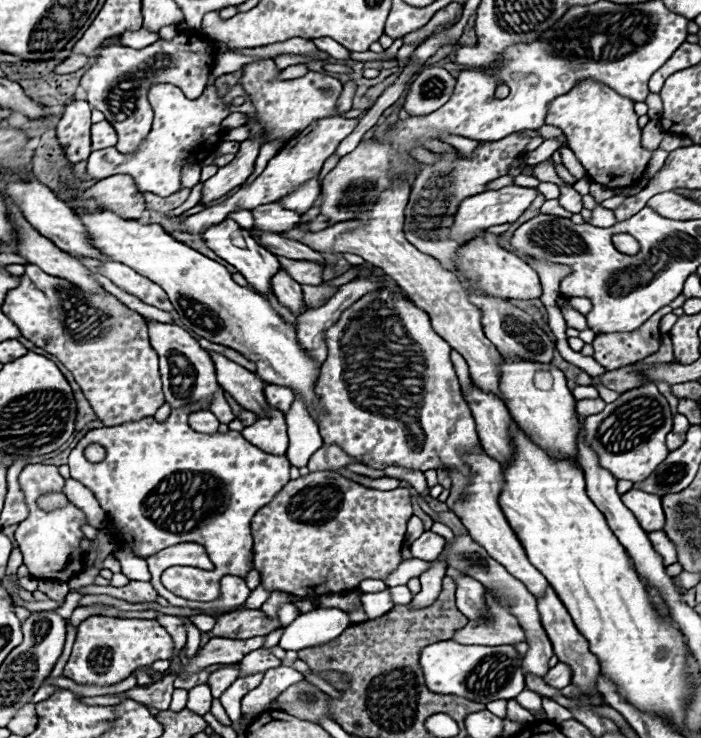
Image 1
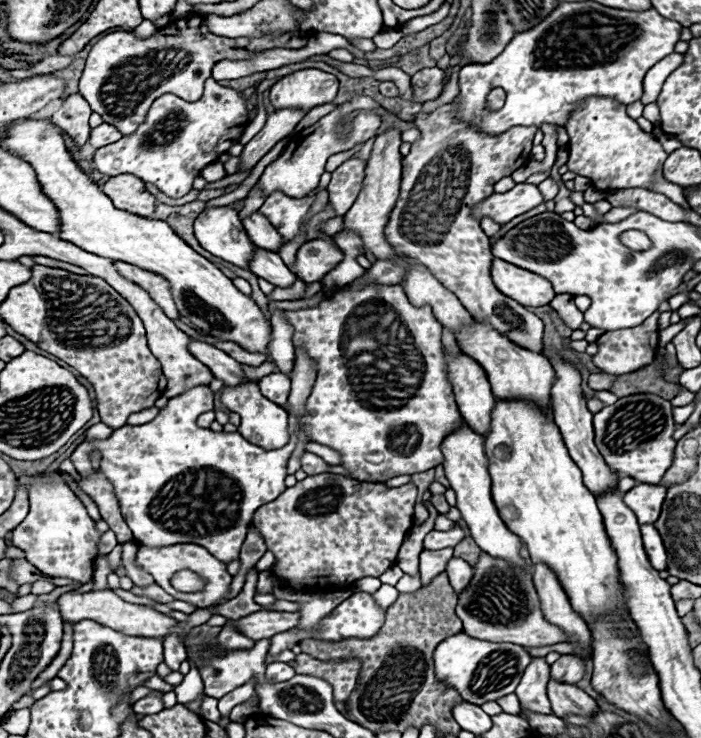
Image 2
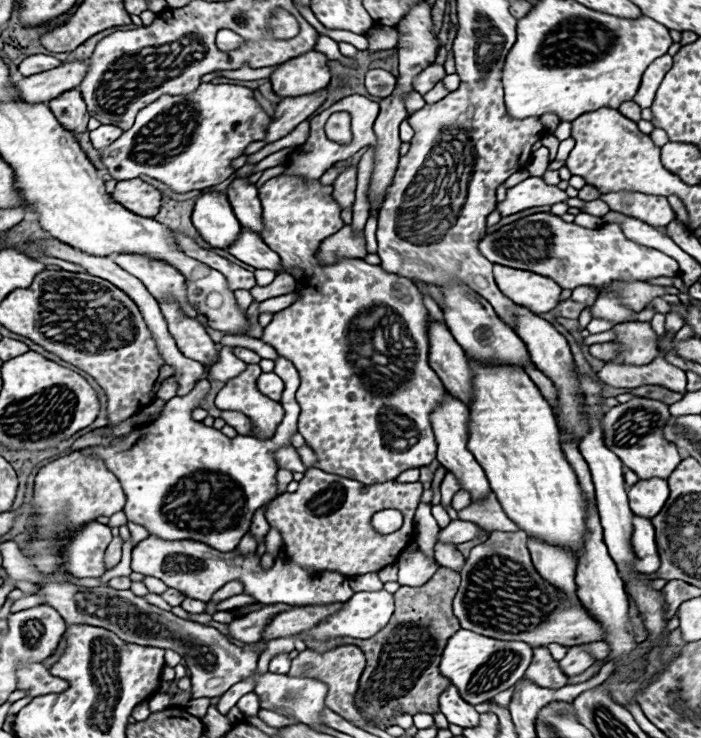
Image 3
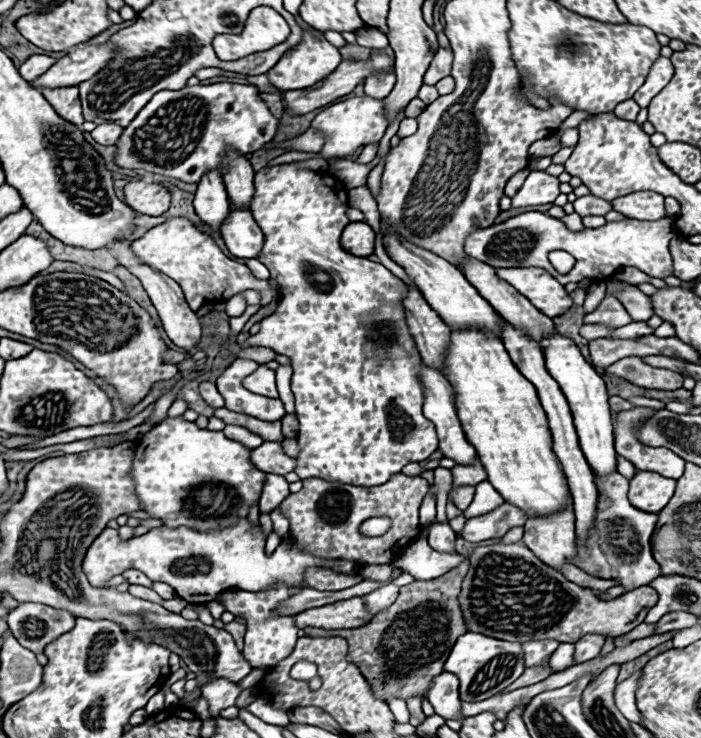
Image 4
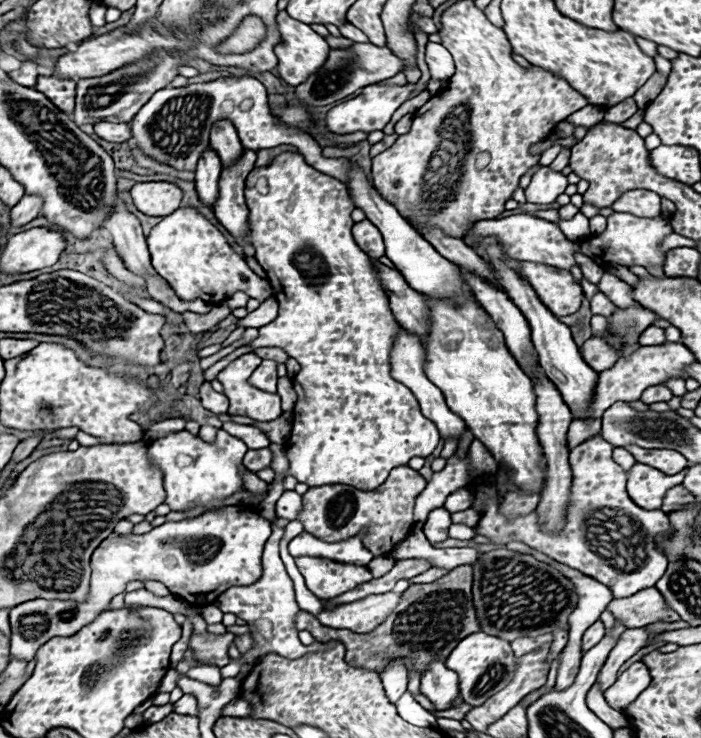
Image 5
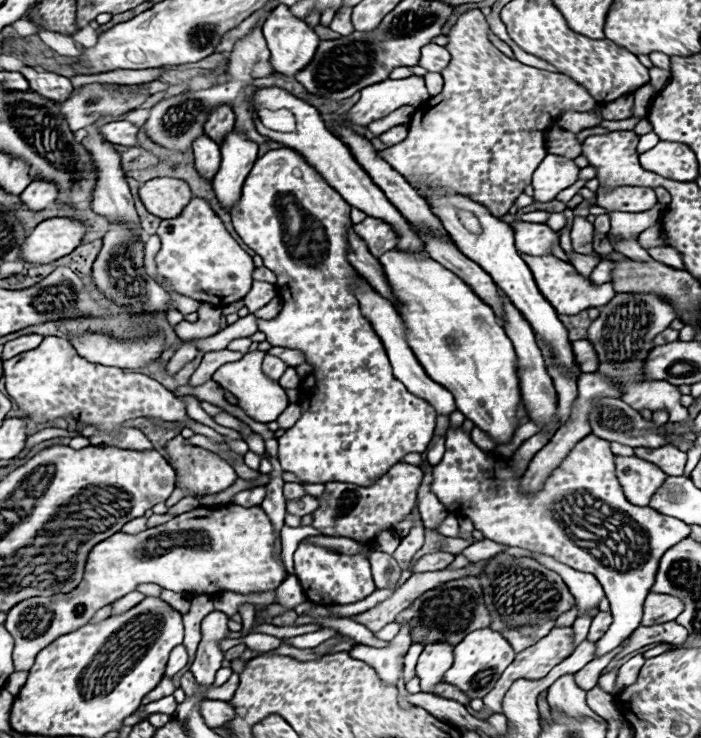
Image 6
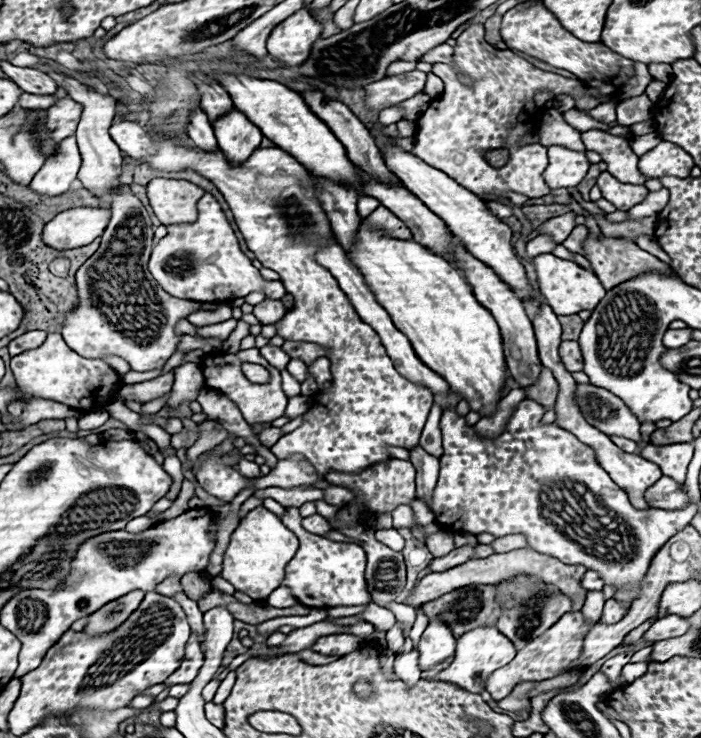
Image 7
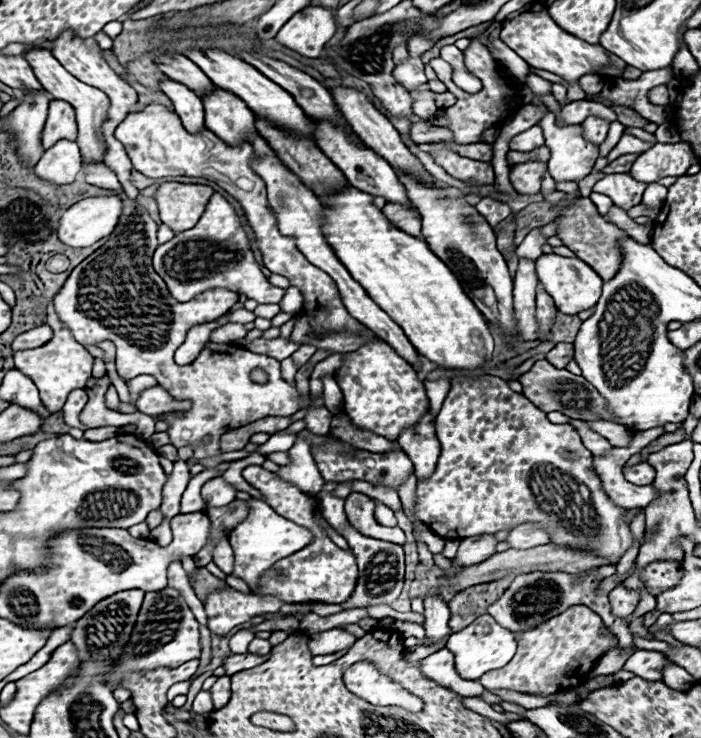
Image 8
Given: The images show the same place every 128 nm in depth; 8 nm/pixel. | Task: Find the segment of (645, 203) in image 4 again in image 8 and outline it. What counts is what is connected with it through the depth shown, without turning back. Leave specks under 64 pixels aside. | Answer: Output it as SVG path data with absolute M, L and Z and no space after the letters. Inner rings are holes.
M606 174L596 182L594 192L606 194L616 206L630 210L632 206L638 206L642 202L642 192L646 190L646 186L648 184L638 182L628 174Z

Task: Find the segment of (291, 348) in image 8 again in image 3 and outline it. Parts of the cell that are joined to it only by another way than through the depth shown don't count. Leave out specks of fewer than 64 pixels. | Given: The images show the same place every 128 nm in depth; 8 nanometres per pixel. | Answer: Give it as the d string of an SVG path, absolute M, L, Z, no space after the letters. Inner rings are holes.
M264 372L260 378L258 378L258 388L262 394L270 396L272 400L280 402L282 398L282 392L284 392L284 382L280 380L280 376L276 376L274 372Z

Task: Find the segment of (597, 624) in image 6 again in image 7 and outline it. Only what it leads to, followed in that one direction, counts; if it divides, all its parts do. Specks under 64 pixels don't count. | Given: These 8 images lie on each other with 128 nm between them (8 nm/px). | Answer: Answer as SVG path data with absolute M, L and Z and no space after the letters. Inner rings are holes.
M608 600L600 618L600 624L616 624L624 618L624 608L616 600Z

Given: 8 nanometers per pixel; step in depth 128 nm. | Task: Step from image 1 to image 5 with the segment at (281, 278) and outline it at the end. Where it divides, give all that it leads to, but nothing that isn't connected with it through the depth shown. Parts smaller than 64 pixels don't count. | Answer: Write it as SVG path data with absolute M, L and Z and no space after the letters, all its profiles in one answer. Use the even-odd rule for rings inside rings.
M244 150L242 160L238 160L238 166L230 166L222 170L222 184L220 184L220 196L218 204L214 206L214 214L218 222L236 238L238 246L242 246L246 257L254 257L255 249L248 242L248 208L244 202L244 180L248 172L254 168L256 152Z

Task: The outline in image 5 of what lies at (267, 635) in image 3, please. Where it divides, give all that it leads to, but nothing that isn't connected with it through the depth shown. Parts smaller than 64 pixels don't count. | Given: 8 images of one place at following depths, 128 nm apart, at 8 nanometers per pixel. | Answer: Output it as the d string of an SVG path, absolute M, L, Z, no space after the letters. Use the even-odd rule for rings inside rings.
M374 594L362 600L342 604L334 610L322 610L316 618L328 628L346 628L352 632L370 632L390 614L390 608L398 604L398 594Z

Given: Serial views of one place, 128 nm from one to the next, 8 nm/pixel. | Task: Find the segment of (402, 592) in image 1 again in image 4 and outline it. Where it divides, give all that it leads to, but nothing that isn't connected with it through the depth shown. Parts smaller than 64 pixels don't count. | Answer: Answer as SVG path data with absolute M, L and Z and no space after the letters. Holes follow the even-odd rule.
M418 536L394 558L392 564L396 568L402 568L414 580L434 580L434 578L446 574L450 568L458 566L458 562L462 562L462 560L466 560L466 556L462 556L462 554L446 556L446 554L434 552L426 544L426 538Z

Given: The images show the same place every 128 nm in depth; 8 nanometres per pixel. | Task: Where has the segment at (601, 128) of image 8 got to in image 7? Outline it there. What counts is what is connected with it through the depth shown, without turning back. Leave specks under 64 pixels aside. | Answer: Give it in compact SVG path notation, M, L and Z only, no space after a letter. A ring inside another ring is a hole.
M602 130L582 132L586 150L594 150L602 156L602 162L608 164L608 172L626 184L644 184L644 178L638 170L638 156L630 148L630 140L624 136L612 136Z

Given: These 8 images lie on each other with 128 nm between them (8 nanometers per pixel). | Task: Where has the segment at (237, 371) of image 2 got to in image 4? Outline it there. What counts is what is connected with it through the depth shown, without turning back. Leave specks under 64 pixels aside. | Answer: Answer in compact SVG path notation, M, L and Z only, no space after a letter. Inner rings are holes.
M114 242L114 244L112 244L112 250L116 252L118 262L120 262L122 266L126 266L134 276L138 276L138 278L142 280L142 284L144 284L144 288L146 288L152 304L154 304L156 310L158 310L158 316L160 316L160 320L162 320L162 326L164 326L168 338L170 338L176 346L184 348L186 352L196 350L198 344L200 344L200 338L202 338L202 328L200 328L200 322L198 322L196 312L192 312L192 310L188 308L180 286L178 286L174 280L170 280L168 276L162 276L160 272L154 272L152 268L146 268L144 264L138 264L138 260L134 260L134 254L130 252L130 242L122 242L122 244Z

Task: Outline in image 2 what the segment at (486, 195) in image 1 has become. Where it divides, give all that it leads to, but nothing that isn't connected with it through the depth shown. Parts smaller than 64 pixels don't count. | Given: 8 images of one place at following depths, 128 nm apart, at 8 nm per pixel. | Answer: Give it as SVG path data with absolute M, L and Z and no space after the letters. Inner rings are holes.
M516 184L512 190L502 194L492 194L482 202L472 206L472 216L476 220L492 218L498 224L506 224L512 218L538 206L538 188L534 184Z

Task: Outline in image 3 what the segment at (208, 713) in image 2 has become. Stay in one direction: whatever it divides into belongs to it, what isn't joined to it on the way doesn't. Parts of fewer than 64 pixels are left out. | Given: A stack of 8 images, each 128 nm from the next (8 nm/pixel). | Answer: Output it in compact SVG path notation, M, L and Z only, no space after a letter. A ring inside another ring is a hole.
M202 697L192 699L186 706L186 711L193 716L203 718L207 714L207 710L210 706L210 698Z

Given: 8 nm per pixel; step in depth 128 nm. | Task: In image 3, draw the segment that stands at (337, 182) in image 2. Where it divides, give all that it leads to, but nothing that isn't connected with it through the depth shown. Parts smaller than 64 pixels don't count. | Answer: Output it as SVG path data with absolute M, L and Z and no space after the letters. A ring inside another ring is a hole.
M350 166L344 172L340 172L332 188L334 188L332 196L338 202L338 206L342 210L350 208L354 204L354 192L356 192L356 166Z

